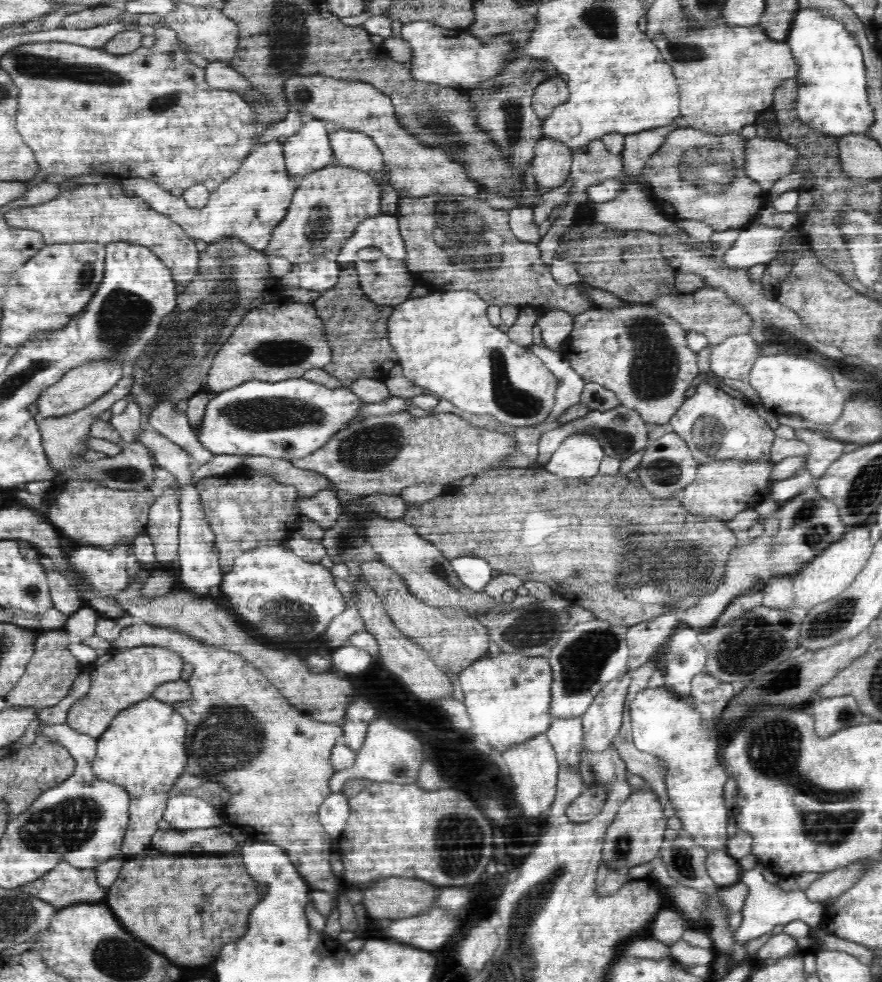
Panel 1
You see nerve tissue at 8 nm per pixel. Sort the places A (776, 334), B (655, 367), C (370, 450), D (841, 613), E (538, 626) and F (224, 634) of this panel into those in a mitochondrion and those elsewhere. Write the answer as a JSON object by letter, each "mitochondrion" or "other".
{"A":"mitochondrion","B":"mitochondrion","C":"mitochondrion","D":"mitochondrion","E":"mitochondrion","F":"other"}

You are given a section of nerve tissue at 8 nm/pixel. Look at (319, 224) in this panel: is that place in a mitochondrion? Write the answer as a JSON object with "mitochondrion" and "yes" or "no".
{"mitochondrion":"yes"}

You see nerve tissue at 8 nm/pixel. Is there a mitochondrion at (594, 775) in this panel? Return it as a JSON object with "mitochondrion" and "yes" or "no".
{"mitochondrion":"yes"}

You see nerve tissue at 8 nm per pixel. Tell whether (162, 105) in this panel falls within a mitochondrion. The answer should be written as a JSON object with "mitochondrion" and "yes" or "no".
{"mitochondrion":"yes"}

